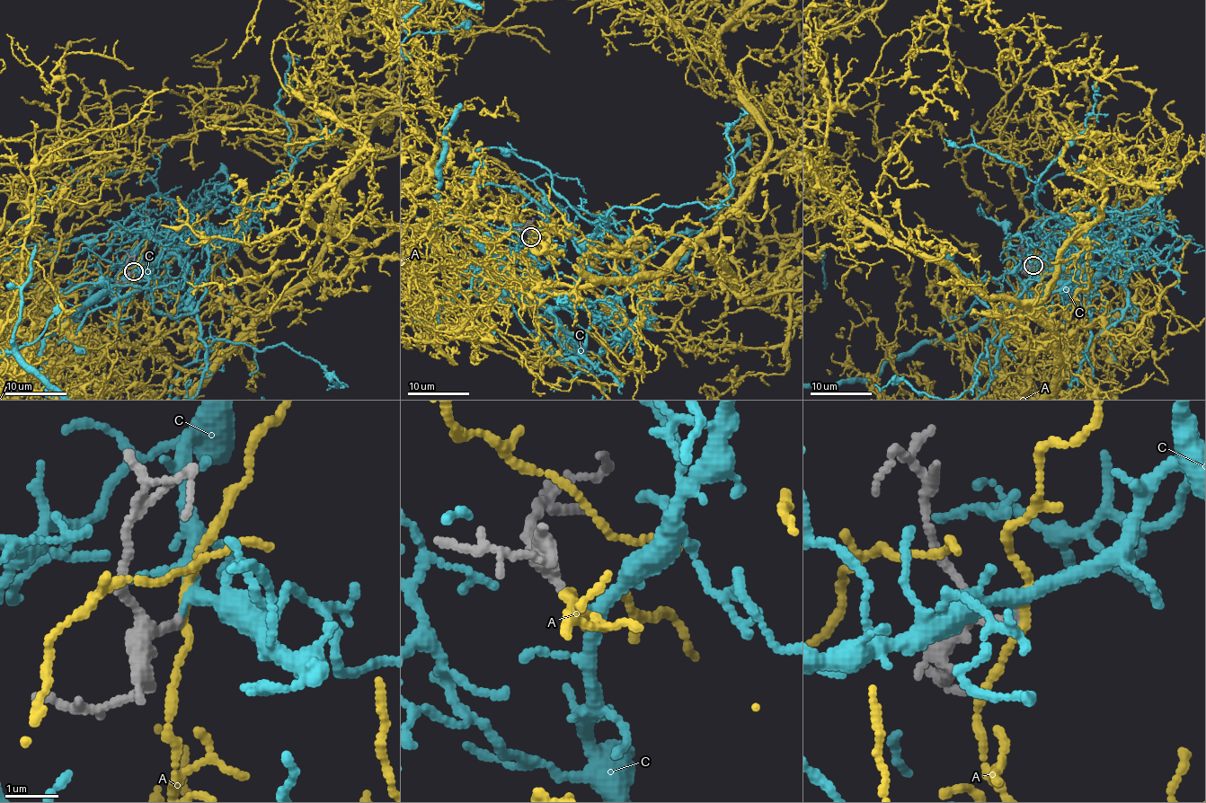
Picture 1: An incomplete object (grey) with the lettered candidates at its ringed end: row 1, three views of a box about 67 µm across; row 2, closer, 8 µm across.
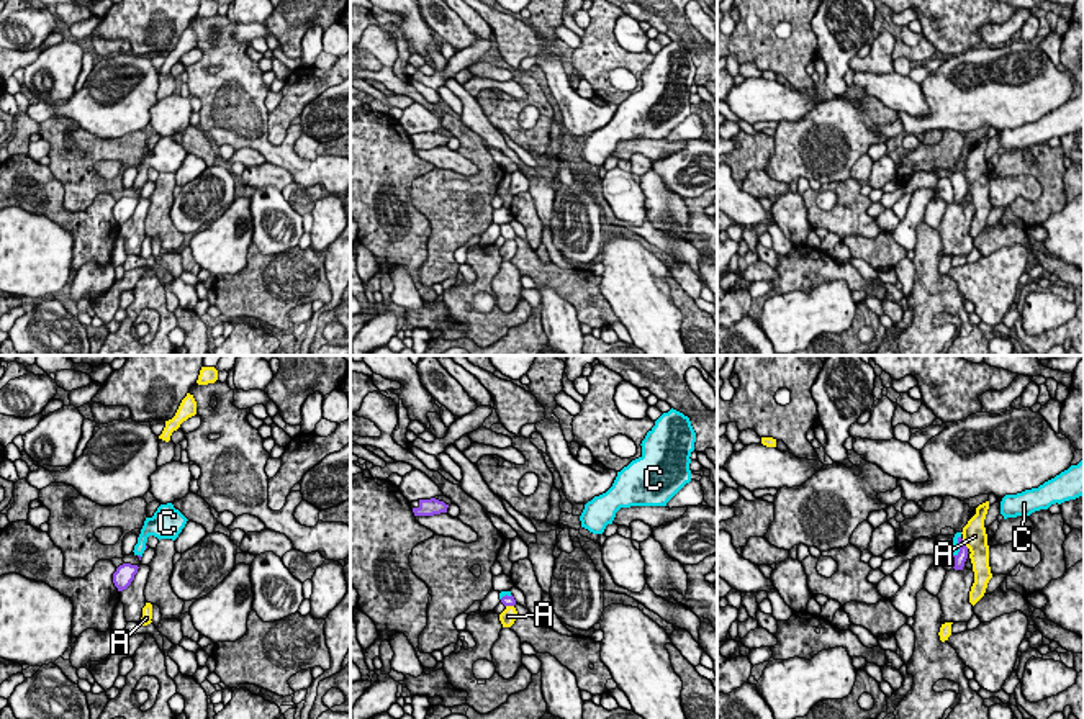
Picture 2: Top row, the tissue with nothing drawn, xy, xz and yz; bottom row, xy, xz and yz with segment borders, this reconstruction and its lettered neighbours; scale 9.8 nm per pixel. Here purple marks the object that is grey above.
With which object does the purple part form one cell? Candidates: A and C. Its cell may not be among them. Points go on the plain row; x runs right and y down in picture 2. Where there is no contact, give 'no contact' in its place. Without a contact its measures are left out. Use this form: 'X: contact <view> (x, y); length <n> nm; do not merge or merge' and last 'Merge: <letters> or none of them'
A: contact yz (965, 177); length 120 nm; do not merge
C: contact yz (958, 177); length 220 nm; merge
Merge: C

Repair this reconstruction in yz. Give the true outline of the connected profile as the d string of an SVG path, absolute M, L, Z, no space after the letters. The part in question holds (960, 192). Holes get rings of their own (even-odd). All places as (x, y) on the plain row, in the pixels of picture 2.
M956 165L951 175L951 183L955 190L955 203L963 203L964 195L968 192L968 180L964 174L961 172L961 165Z

